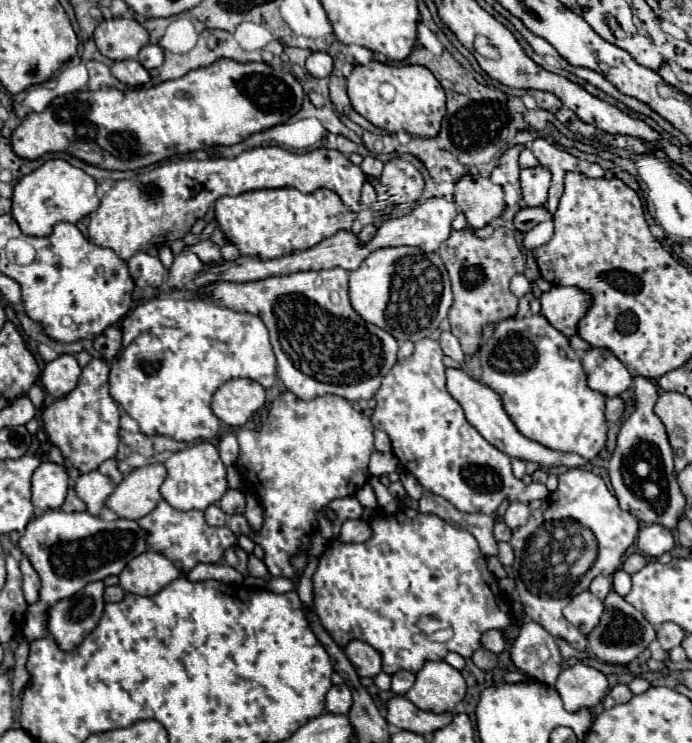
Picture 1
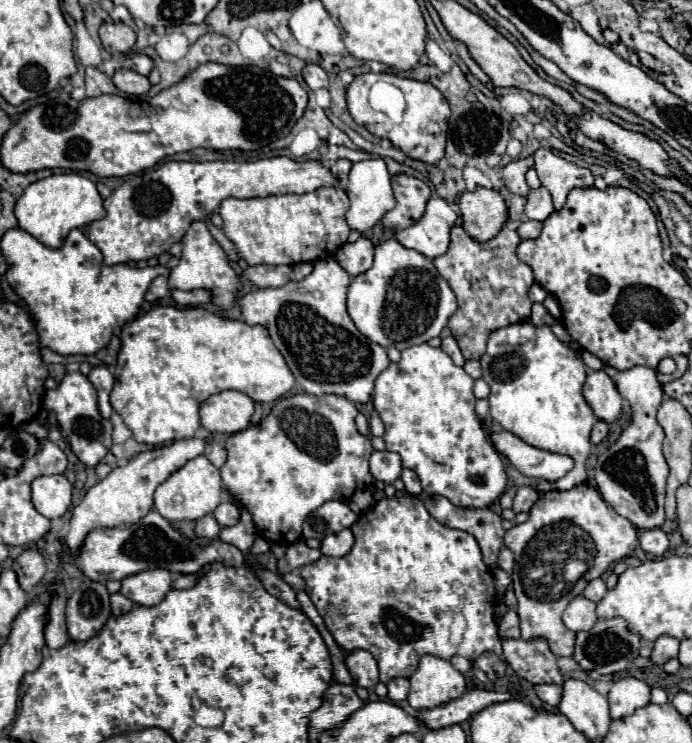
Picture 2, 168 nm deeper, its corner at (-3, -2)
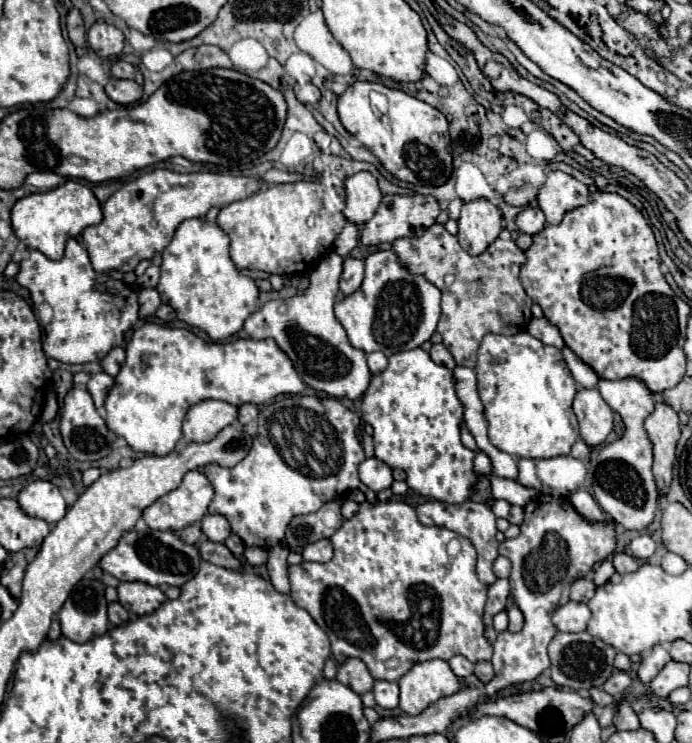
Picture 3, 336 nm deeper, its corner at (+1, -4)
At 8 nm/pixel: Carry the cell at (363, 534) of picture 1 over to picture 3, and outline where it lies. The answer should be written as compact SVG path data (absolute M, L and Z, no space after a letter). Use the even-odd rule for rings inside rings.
M324 538L324 540L312 542L304 548L302 550L302 560L306 560L306 562L328 562L332 558L332 554L334 554L332 542Z

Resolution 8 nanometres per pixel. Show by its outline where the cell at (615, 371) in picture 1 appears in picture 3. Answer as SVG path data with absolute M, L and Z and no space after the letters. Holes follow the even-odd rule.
M580 388L574 398L574 414L580 424L580 438L588 448L600 446L612 432L612 408L604 402L600 392Z

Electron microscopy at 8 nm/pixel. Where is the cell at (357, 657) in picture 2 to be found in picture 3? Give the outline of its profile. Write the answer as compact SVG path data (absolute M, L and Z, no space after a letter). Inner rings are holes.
M350 658L346 660L336 674L336 680L340 680L344 686L352 688L356 694L366 694L372 690L374 678L370 676L366 664L358 658Z

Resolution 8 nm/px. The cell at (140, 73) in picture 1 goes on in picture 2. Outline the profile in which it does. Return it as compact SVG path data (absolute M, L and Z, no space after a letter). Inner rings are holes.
M120 68L114 72L112 82L118 86L118 90L132 94L132 96L142 96L150 90L150 80L142 74L136 74L130 68Z

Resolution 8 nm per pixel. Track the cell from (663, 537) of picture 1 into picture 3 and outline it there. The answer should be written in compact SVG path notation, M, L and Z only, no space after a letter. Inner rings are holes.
M640 534L630 542L630 550L632 550L632 556L636 556L640 560L646 560L656 552L656 544L654 544L654 540L650 536Z

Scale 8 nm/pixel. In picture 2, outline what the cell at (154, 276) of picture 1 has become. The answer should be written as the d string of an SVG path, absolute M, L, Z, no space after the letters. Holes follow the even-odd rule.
M156 276L156 278L152 280L152 284L148 286L146 300L148 300L148 302L158 302L158 300L162 300L166 294L168 294L168 280L166 280L164 276Z

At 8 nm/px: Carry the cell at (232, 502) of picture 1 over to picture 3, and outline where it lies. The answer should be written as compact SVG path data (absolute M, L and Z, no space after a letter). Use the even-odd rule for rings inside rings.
M206 514L202 518L202 532L210 542L224 542L230 536L230 524L220 514Z

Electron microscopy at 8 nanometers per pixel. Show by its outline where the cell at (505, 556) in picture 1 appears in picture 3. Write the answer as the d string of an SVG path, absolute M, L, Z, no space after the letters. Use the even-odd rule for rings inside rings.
M498 556L494 562L494 574L498 578L508 578L510 576L510 560L504 556Z

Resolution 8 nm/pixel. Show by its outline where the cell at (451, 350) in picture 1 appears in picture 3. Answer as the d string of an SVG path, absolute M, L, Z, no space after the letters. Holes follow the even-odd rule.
M434 344L432 350L430 350L430 356L432 356L432 360L434 360L436 364L442 364L442 366L446 366L446 368L450 368L450 370L456 368L454 358L452 358L452 354L448 352L448 348L446 348L444 344Z

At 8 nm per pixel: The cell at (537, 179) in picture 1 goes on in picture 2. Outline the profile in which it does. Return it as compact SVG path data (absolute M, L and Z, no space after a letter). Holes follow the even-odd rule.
M544 186L530 190L528 202L526 202L526 216L530 220L544 222L552 212L554 212L552 210L552 196L548 194L548 190L544 190Z

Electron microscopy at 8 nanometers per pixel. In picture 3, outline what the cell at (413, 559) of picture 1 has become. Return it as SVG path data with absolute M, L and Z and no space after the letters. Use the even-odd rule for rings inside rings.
M390 500L376 504L362 502L358 512L344 520L330 540L334 546L330 562L300 562L288 568L288 578L294 604L304 608L328 634L332 642L332 656L338 664L348 658L360 658L374 680L398 682L412 664L422 660L450 660L454 654L462 654L470 662L492 658L492 644L484 638L482 624L486 586L476 576L476 550L468 538L446 528L424 526L418 522L412 506ZM454 538L460 542L456 560L446 552L448 542ZM390 658L398 658L400 668L388 668L386 662Z

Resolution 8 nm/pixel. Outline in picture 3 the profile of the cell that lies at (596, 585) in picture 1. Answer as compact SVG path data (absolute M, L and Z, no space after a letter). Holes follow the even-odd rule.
M580 578L580 580L576 580L576 582L572 584L572 588L570 588L570 600L588 602L588 600L594 596L594 592L596 592L594 582Z

